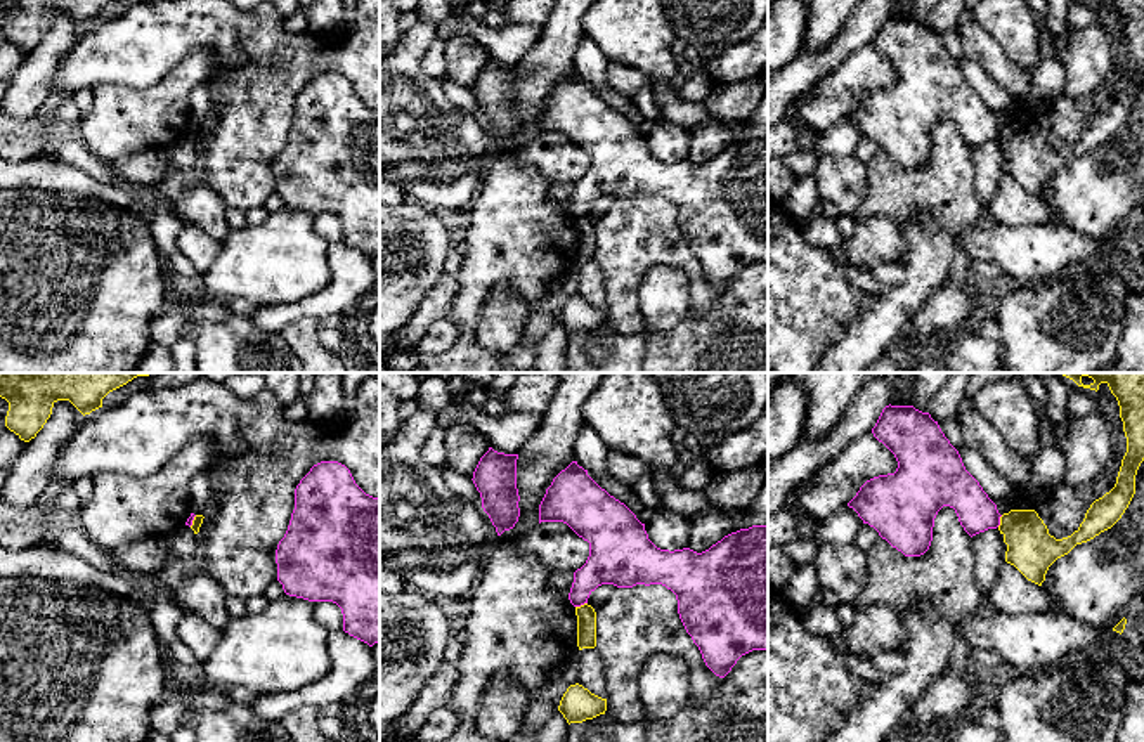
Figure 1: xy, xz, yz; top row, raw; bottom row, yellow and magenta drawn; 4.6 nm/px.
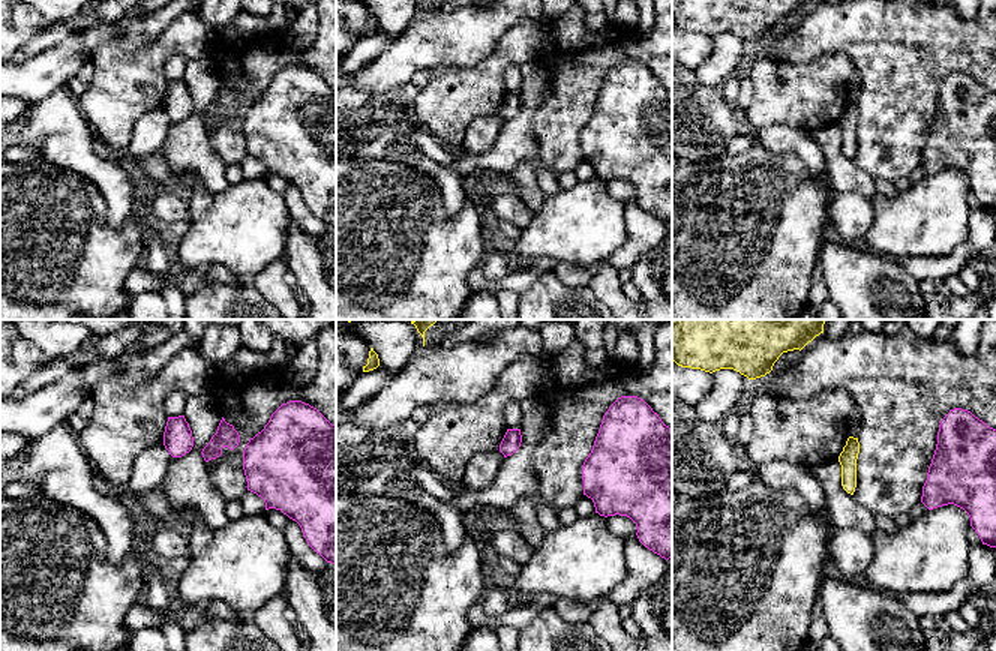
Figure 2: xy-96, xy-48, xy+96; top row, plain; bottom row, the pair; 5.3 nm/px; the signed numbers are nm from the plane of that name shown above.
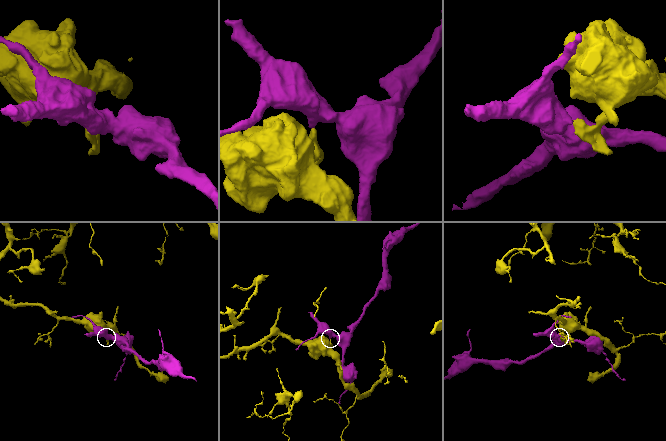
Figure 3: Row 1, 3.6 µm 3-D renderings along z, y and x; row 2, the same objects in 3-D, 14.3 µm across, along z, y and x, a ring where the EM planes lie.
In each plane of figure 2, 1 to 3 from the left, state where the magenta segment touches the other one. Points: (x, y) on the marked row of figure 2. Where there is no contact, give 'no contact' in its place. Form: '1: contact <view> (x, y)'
1: no contact
2: no contact
3: no contact

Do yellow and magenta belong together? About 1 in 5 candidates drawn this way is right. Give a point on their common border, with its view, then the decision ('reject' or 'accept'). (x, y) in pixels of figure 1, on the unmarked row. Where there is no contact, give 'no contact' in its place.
contact xz (581, 217); reject

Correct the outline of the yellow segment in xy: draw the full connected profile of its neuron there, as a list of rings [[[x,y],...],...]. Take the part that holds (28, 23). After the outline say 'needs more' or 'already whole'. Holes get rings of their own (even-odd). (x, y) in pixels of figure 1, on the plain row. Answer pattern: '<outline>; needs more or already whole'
[[[0,0],[9,14],[5,38],[29,54],[43,40],[57,12],[69,12],[83,28],[102,19],[102,10],[116,0]]]; already whole

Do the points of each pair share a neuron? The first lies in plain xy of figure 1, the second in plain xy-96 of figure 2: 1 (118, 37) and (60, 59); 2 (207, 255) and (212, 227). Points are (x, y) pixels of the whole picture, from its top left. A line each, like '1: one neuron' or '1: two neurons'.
1: one neuron
2: two neurons

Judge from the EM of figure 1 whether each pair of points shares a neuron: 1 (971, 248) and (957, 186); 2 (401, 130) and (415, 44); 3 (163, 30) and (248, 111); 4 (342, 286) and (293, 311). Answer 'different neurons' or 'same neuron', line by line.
1: different neurons
2: same neuron
3: same neuron
4: same neuron

